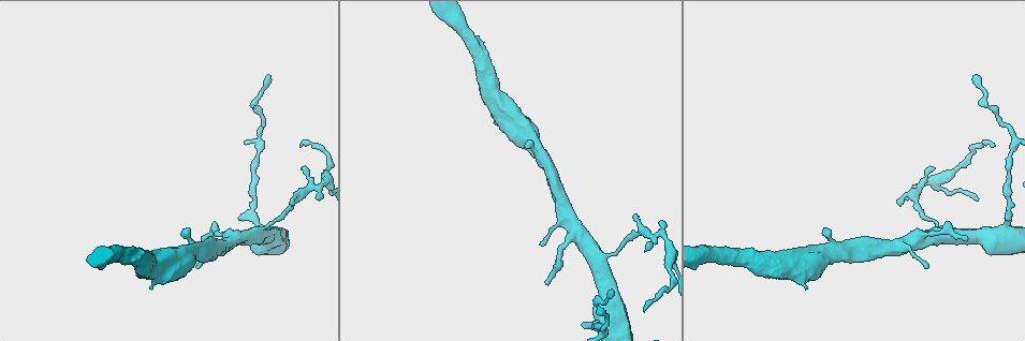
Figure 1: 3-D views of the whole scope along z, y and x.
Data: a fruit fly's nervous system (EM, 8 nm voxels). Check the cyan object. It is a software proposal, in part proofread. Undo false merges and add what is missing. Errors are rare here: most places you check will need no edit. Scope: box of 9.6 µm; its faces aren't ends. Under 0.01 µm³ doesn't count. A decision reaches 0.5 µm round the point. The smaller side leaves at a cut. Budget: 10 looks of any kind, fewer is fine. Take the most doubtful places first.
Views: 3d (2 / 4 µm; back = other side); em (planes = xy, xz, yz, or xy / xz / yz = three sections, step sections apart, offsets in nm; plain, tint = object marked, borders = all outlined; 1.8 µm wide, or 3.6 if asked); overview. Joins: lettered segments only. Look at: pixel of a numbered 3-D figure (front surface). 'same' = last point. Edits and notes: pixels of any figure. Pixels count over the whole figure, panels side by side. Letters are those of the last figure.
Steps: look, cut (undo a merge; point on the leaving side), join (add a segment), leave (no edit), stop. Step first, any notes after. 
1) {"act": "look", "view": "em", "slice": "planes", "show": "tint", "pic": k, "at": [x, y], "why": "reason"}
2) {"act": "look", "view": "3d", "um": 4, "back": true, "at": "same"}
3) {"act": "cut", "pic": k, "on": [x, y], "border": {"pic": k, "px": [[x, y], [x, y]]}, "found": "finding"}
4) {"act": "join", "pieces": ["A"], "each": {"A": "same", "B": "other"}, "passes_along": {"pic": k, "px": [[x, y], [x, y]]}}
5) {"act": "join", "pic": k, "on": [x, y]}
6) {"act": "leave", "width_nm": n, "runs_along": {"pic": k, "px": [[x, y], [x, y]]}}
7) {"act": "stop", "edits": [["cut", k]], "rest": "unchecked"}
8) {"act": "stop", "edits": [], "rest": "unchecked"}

{"act": "look", "view": "3d", "um": 2, "pic": 1, "at": [301, 147], "why": "tapers out"}

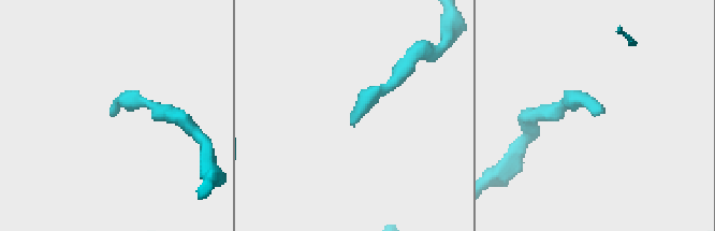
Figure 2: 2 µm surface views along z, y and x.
{"act": "look", "view": "em", "slice": "planes", "show": "borders", "pic": 2, "at": [114, 107], "why": "need the tissue"}

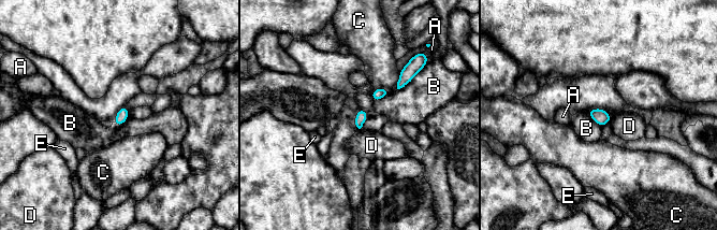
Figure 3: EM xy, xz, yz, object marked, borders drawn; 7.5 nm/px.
{"act": "leave", "longest_contact_nm": ["C", 150], "each": {"A": "other", "B": "other", "C": "other", "D": "other", "E": "other"}, "border": {"pic": 3, "px": [[369, 92], [375, 101], [389, 94]]}, "found": "none of them fits"}

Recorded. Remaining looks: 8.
{"act": "look", "view": "em", "slice": "planes", "show": "tint", "pic": 1, "at": [612, 290], "why": "thin end"}

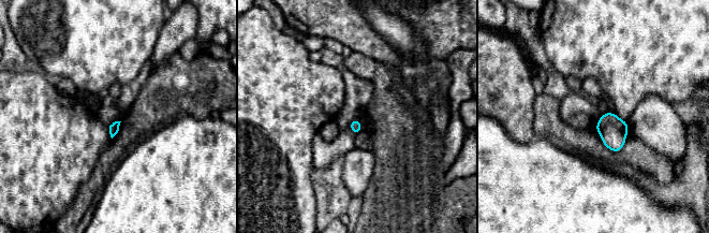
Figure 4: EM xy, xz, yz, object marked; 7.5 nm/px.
{"act": "look", "view": "em", "slice": "planes", "show": "borders", "at": "same"}

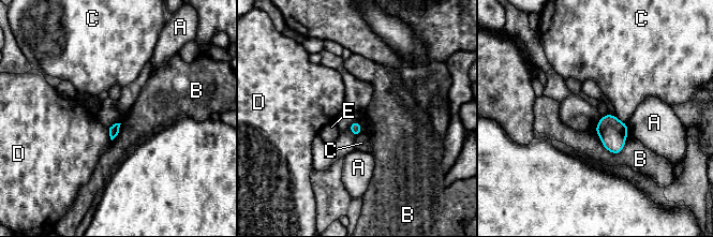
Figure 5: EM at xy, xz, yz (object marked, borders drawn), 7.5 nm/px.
{"act": "leave", "width_nm": 80, "longest_contact_nm": ["B", 260], "each": {"A": "other", "B": "other", "C": "other", "D": "other", "E": "other"}, "found": "no lettered segment goes on from it"}

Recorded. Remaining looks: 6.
{"act": "look", "view": "em", "slice": "planes", "show": "borders", "pic": 1, "at": [934, 167], "why": "free end"}

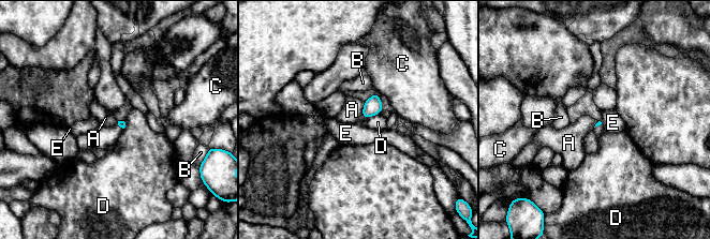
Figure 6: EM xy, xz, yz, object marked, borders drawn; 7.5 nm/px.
{"act": "leave", "each": {"A": "other", "B": "other", "C": "other", "D": "other", "E": "other"}, "border": {"pic": 6, "px": [[364, 102], [360, 115]]}, "found": "none of them fits"}

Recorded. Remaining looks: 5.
{"act": "look", "view": "3d", "um": 2, "pic": 1, "at": [545, 283]}

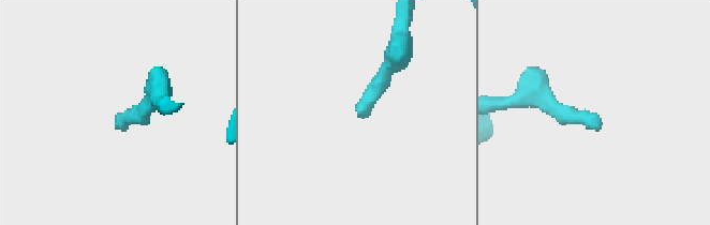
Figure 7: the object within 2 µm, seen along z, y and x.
{"act": "look", "view": "em", "slice": "planes", "show": "borders", "pic": 7, "at": [359, 116]}

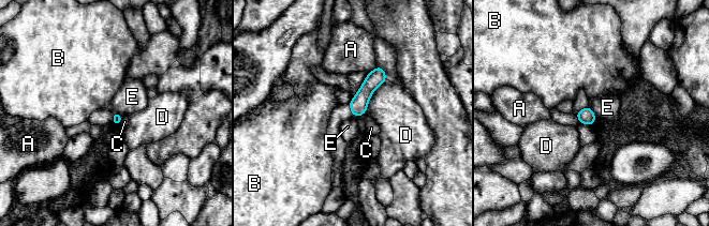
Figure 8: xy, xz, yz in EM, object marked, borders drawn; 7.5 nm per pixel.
{"act": "leave", "each": {"A": "other", "B": "other", "C": "other", "D": "other", "E": "other"}, "border": {"pic": 8, "px": [[367, 111], [352, 117]]}, "found": "no lettered segment goes on from it"}

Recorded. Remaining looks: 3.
{"act": "stop", "edits": [], "rest": "unchecked"}

